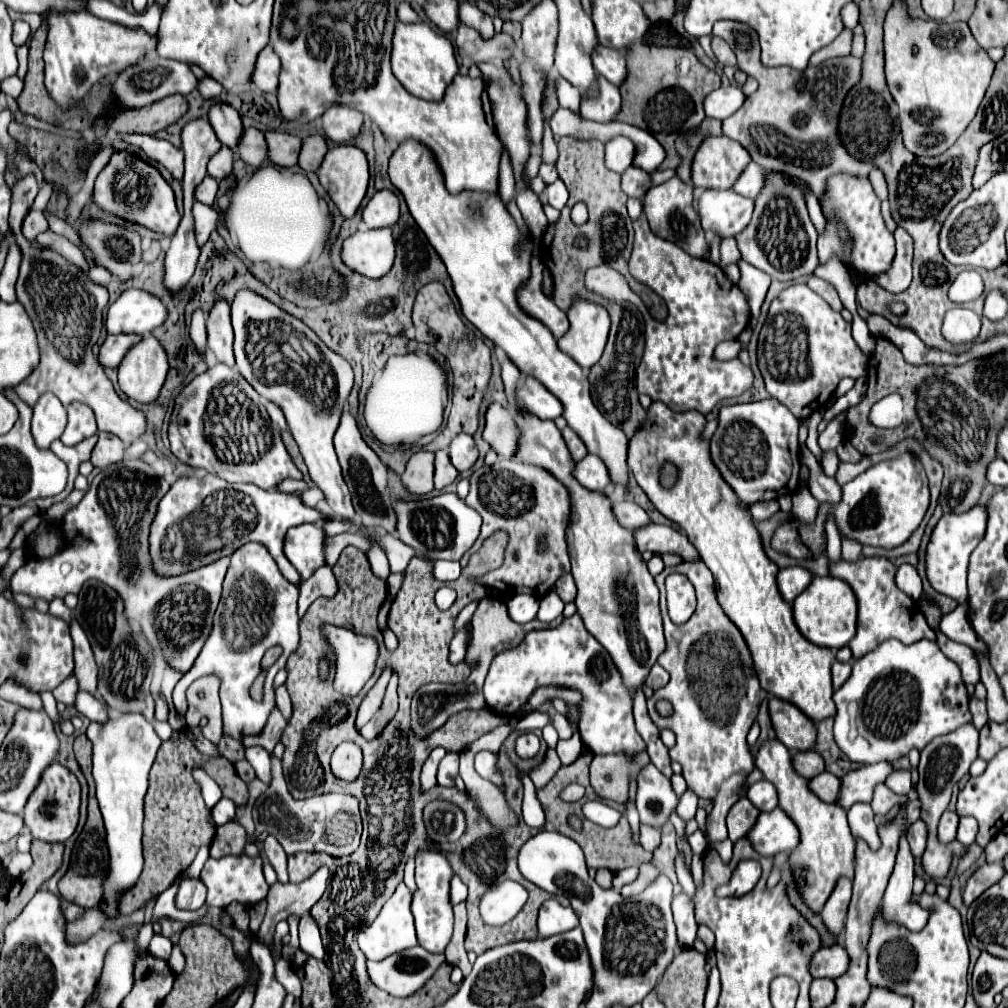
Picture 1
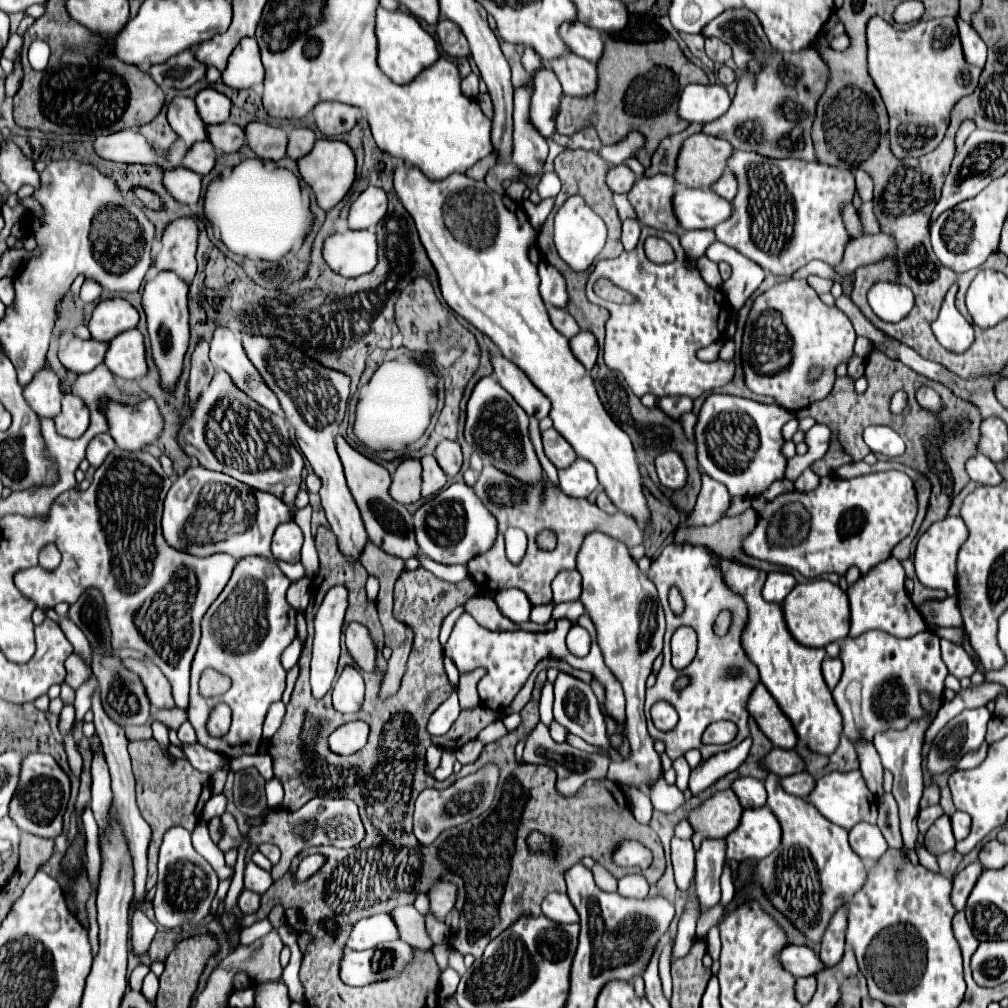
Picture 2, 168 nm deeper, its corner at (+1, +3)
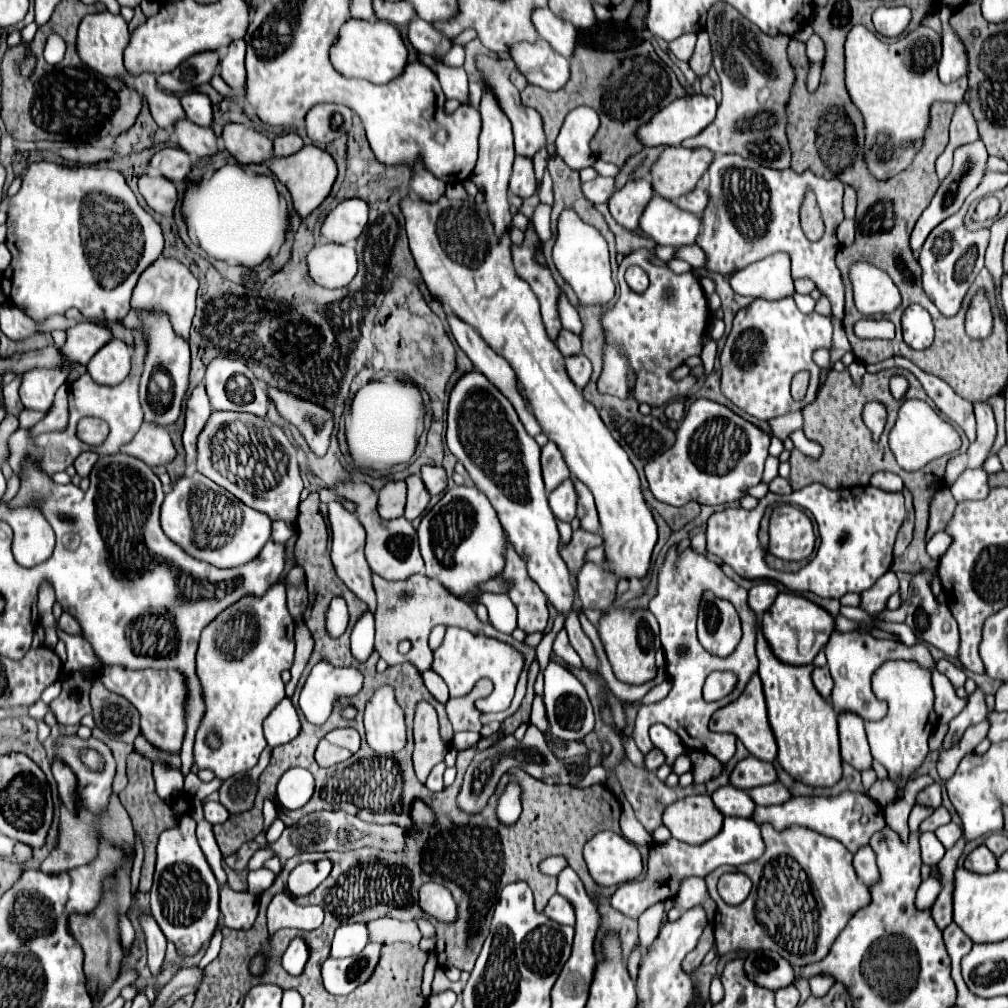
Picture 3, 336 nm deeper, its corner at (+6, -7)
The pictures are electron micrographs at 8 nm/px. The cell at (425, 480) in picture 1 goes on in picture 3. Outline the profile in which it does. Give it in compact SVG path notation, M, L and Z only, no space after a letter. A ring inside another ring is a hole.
M402 480L388 482L378 492L378 512L384 520L394 520L404 514L406 504L406 484Z

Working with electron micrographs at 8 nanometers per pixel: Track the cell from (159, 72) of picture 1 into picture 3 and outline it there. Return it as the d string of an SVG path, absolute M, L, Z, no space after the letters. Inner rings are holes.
M216 50L198 52L198 54L190 56L190 58L186 58L174 70L174 74L162 74L158 78L158 84L164 90L178 92L178 94L194 92L200 84L206 84L206 82L212 80L218 62L220 62L220 54Z

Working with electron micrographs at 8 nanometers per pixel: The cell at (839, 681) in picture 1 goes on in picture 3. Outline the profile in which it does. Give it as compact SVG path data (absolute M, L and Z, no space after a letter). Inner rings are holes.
M814 666L814 670L812 670L812 682L814 682L816 690L820 692L820 696L824 696L824 698L830 696L832 686L834 686L834 680L830 678L830 672L826 668Z

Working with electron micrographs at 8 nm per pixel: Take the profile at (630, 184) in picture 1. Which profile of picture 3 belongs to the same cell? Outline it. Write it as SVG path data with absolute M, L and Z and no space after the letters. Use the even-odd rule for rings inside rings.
M596 176L594 180L582 182L582 192L586 196L586 200L600 204L600 202L608 202L610 194L614 192L614 178L604 178L604 176Z

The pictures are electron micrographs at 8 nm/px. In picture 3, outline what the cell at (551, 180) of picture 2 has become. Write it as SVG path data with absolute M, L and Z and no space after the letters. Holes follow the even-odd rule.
M540 204L532 216L532 222L534 222L534 228L540 236L542 242L550 240L552 236L552 230L550 230L550 206L548 204Z

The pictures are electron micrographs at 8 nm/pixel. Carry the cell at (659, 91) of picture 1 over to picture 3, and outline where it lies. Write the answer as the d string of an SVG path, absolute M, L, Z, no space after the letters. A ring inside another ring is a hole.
M650 42L638 46L610 52L594 50L586 46L576 46L570 56L570 78L562 90L548 92L538 86L526 86L522 90L522 102L534 108L542 116L548 154L554 156L554 142L564 122L564 116L576 106L590 106L600 116L600 128L596 138L592 138L590 148L598 160L622 166L628 156L638 154L642 148L634 138L634 128L648 122L662 106L672 100L682 98L686 90L678 84L674 72L656 56Z

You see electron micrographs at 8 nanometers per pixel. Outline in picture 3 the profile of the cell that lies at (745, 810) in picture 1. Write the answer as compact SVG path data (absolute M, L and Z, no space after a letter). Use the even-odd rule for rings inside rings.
M706 794L672 802L662 814L662 824L670 834L686 844L702 844L714 838L722 830L722 822L724 816Z

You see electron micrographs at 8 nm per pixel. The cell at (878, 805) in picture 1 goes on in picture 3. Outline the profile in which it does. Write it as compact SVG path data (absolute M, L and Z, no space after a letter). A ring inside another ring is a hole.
M838 712L838 734L842 760L860 772L872 766L872 754L864 732L864 720L854 712Z

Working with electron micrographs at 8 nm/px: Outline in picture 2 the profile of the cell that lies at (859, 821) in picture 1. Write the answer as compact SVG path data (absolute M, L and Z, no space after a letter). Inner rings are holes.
M859 822L849 830L851 848L863 858L865 864L877 862L887 852L887 842L877 824Z

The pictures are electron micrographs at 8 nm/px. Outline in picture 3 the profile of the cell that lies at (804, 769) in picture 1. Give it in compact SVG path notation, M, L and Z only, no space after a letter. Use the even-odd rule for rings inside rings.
M754 756L740 760L730 772L730 784L742 790L750 790L762 784L772 784L776 780L776 770L770 762L762 762Z

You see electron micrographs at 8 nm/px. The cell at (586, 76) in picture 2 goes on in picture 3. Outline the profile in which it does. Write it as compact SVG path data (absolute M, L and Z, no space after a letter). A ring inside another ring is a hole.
M542 38L536 42L516 42L510 48L510 58L528 84L544 90L560 90L570 76L568 58L552 50L552 46Z

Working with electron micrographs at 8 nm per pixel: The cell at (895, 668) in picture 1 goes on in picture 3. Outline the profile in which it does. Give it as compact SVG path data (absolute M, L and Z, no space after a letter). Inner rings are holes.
M832 632L824 646L824 652L826 652L830 676L834 680L834 688L830 694L834 710L838 710L838 712L850 710L850 712L856 712L858 716L862 716L864 720L878 720L878 718L886 716L886 706L882 706L882 702L878 702L870 690L870 678L882 662L918 660L922 666L934 670L934 660L926 646L916 644L916 646L908 648L898 640L878 640L866 632Z

